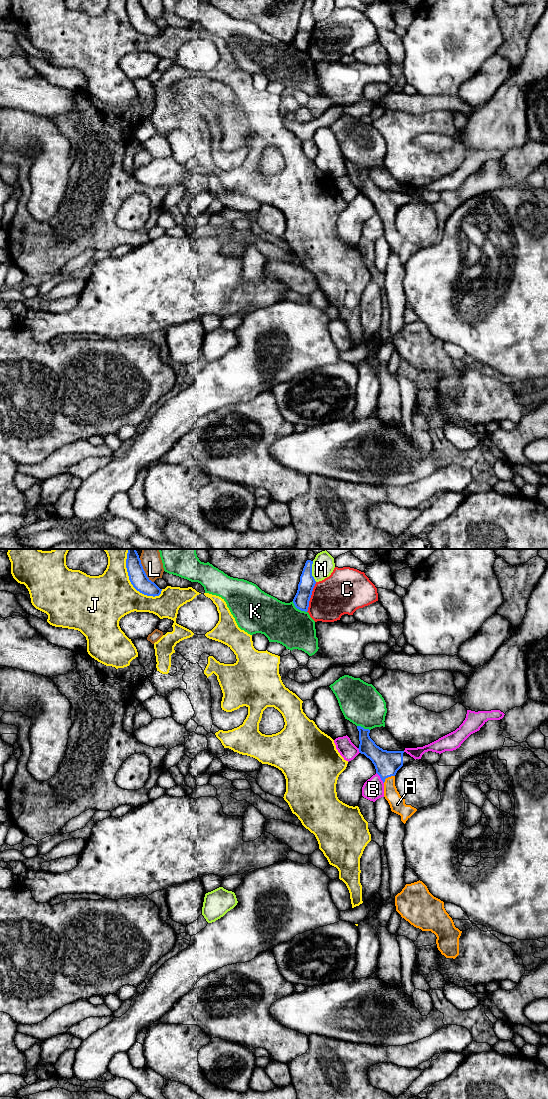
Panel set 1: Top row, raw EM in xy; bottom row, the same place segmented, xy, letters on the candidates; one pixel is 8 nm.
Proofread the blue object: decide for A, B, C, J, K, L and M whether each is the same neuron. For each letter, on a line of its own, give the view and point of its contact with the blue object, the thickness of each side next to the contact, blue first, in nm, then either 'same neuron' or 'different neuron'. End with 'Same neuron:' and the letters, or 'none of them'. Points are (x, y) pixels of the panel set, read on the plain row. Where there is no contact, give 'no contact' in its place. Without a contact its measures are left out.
A: xy (388, 216) | 200/130 nm | same neuron
B: xy (380, 217) | 200/170 nm | different neuron
C: xy (310, 37) | 130/340 nm | different neuron
J: xy (134, 27) | 140/380 nm | different neuron
K: xy (298, 48) | 130/320 nm | different neuron
L: xy (144, 11) | 140/150 nm | different neuron
M: xy (311, 11) | 130/160 nm | different neuron
Same neuron: A

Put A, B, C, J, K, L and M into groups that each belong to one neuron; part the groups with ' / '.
A / B / C / J / K / L / M

